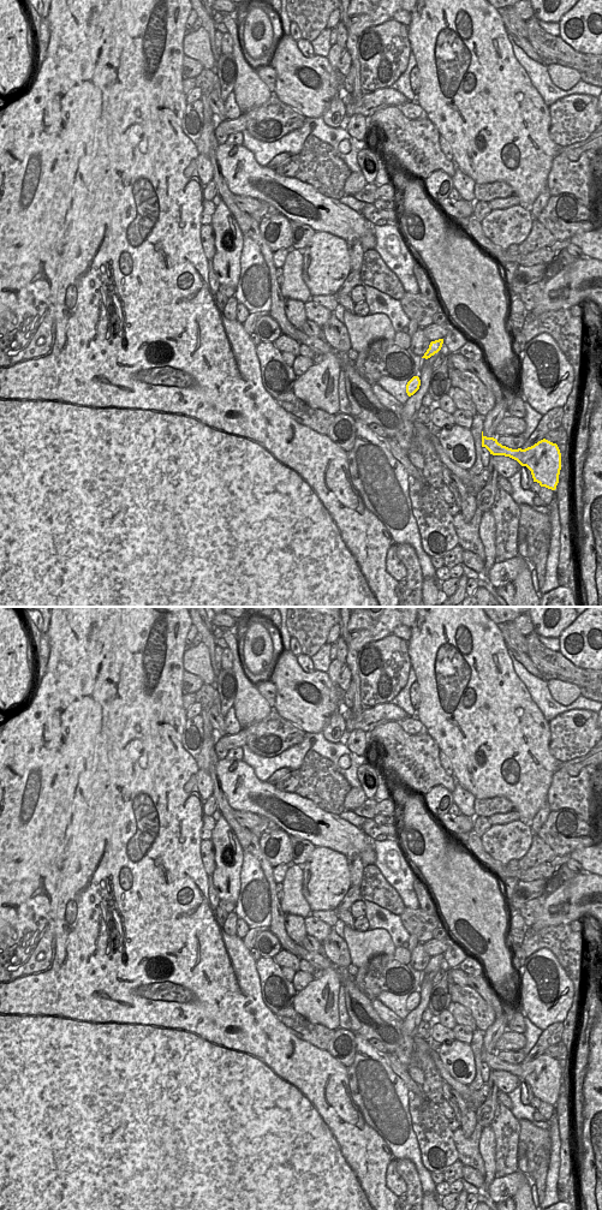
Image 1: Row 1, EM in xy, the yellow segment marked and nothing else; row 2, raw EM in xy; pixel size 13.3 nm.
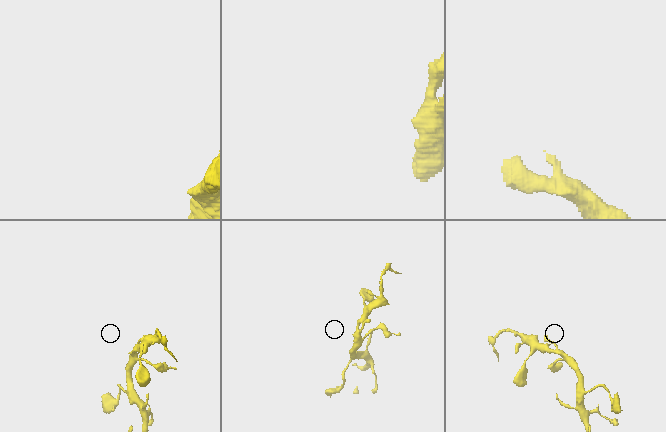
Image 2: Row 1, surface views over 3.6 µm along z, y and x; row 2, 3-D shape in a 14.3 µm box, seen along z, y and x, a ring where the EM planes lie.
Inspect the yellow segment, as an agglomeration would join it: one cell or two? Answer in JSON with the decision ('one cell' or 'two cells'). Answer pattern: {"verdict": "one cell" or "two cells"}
{"verdict": "one cell"}

